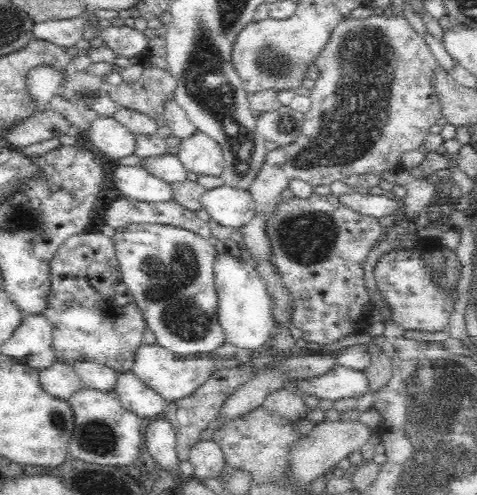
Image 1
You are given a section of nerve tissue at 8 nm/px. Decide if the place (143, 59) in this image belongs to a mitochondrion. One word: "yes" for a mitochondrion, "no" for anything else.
no

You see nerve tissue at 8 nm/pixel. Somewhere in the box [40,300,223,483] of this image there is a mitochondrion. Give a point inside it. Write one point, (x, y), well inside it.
(94, 434)

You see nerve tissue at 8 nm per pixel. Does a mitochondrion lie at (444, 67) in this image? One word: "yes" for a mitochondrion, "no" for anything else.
no

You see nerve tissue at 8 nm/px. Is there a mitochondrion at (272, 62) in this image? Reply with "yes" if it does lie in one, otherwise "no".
yes

